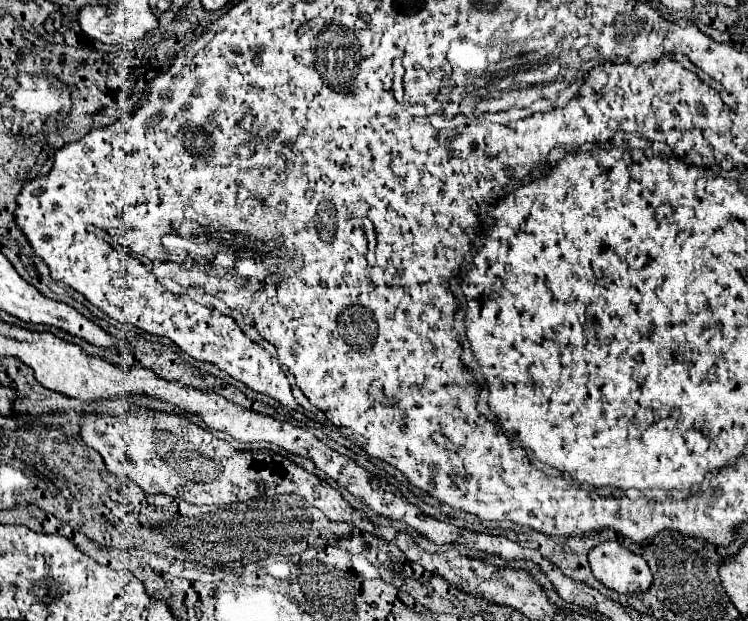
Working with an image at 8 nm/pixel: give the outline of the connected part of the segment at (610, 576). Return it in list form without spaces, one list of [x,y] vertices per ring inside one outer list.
[[[602,542],[594,550],[590,550],[590,566],[594,578],[604,584],[610,590],[616,590],[618,594],[644,594],[652,586],[652,572],[644,558],[634,556],[630,550],[620,546],[618,542]]]

